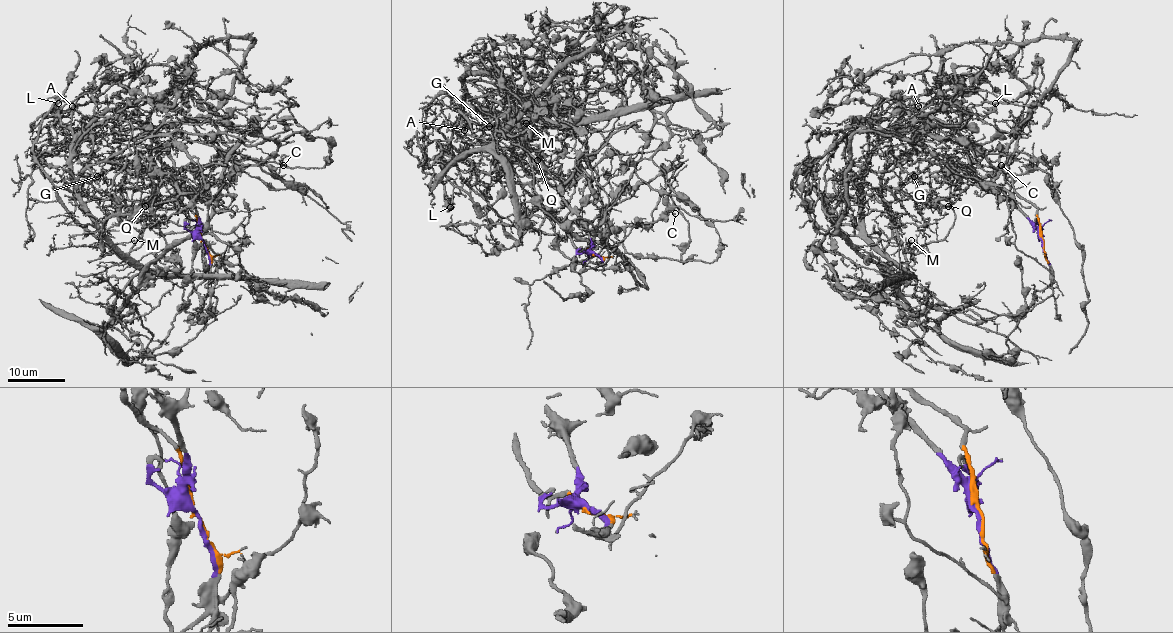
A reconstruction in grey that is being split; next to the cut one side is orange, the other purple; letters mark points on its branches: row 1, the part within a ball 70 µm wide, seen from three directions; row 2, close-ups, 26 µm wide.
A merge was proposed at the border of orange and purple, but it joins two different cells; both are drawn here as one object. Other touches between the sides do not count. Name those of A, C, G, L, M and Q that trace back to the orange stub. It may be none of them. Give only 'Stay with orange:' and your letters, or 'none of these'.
Stay with orange: C

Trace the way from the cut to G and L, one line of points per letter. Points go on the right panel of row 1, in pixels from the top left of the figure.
G: (1042, 239), (972, 169), (966, 143), (920, 111), (886, 133), (901, 130), (915, 151), (882, 186), (914, 176)
L: (1042, 239), (944, 124), (908, 111), (886, 133), (927, 115), (959, 124), (995, 102)

